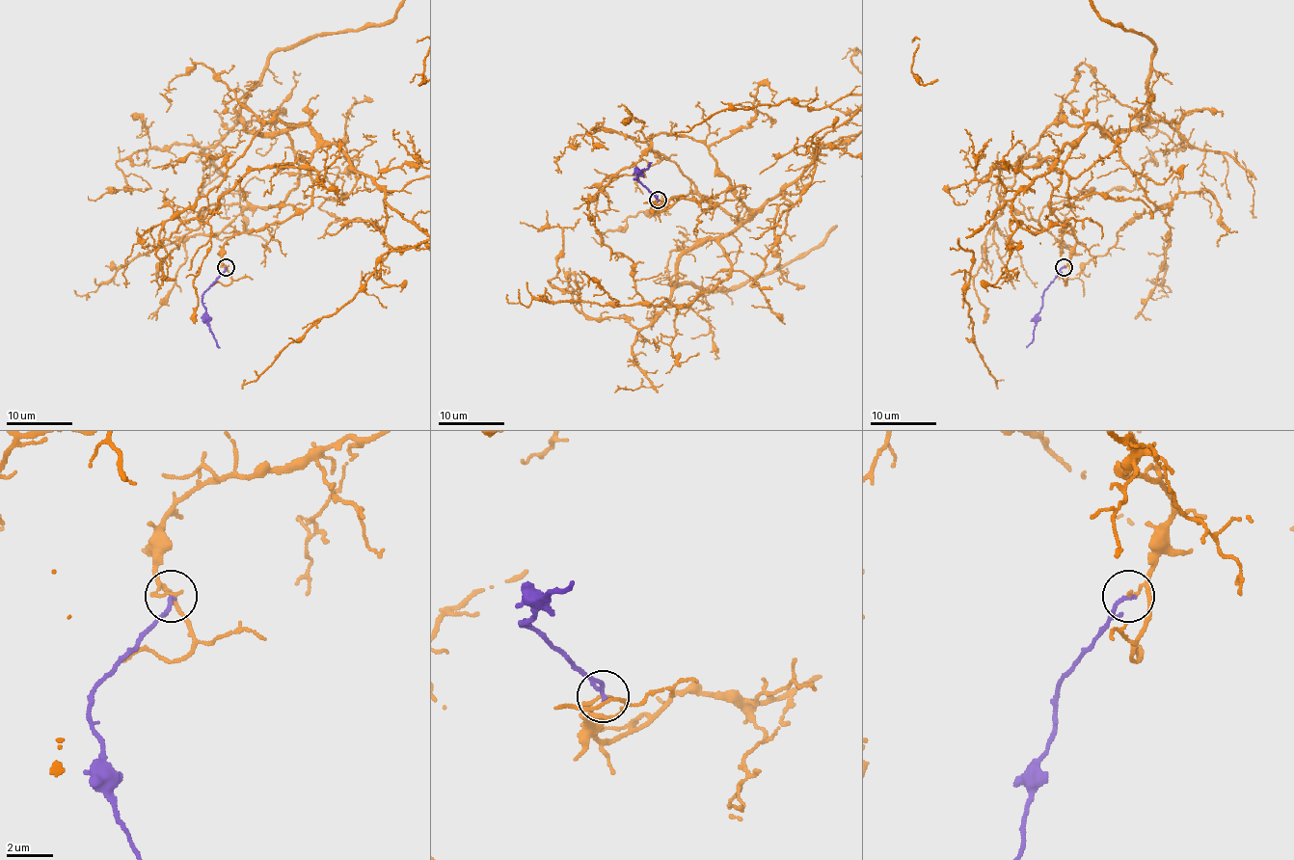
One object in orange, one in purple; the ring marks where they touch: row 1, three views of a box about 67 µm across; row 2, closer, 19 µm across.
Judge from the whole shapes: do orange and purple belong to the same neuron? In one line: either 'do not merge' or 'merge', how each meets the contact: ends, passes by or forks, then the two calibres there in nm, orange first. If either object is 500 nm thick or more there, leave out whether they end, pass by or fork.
do not merge; orange ends there; purple ends there; 150 nm thick on the orange side, 170 nm on the other

